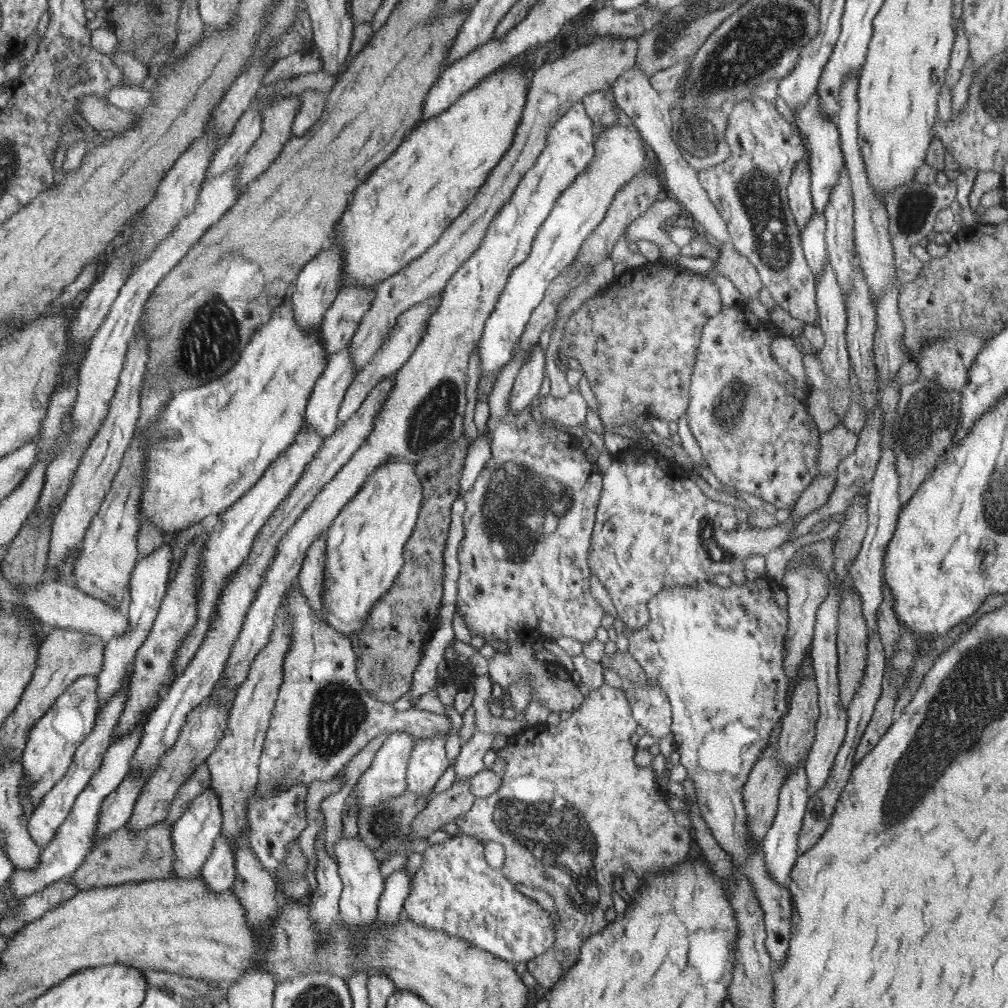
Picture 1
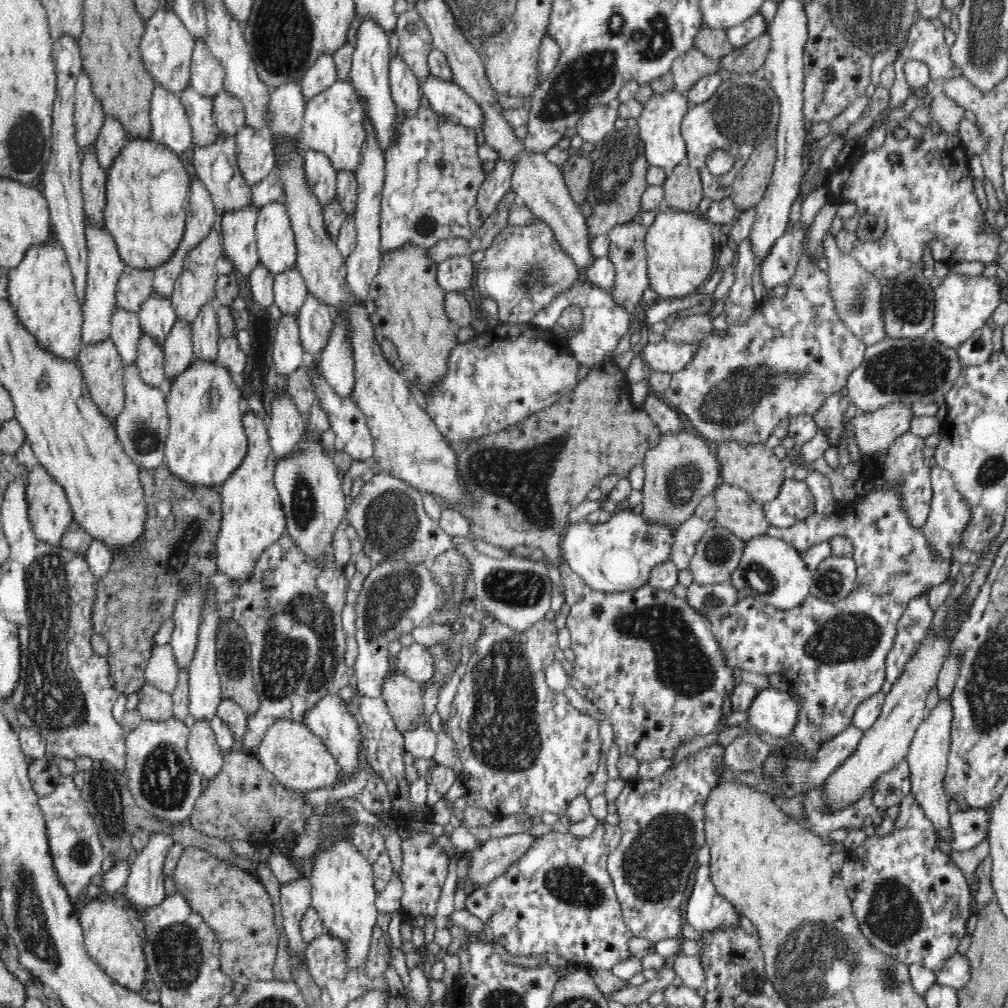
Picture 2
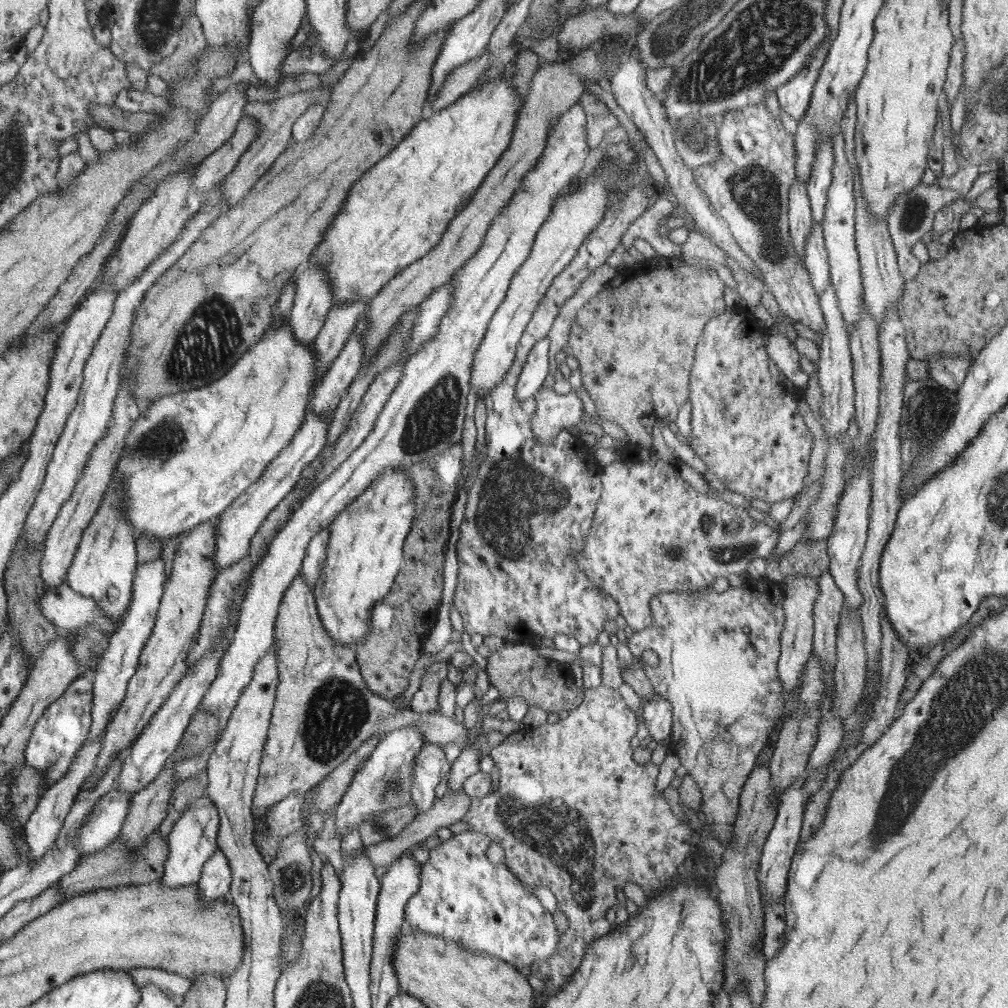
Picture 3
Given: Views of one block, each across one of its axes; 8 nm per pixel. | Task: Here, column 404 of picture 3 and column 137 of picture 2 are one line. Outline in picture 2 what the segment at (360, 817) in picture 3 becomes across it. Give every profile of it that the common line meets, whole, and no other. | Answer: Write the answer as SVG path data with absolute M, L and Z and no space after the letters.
M176 717L167 721L144 720L125 735L126 785L136 804L145 814L156 815L159 820L182 822L196 806L196 799L203 792L203 776L191 765L187 751L190 727Z

